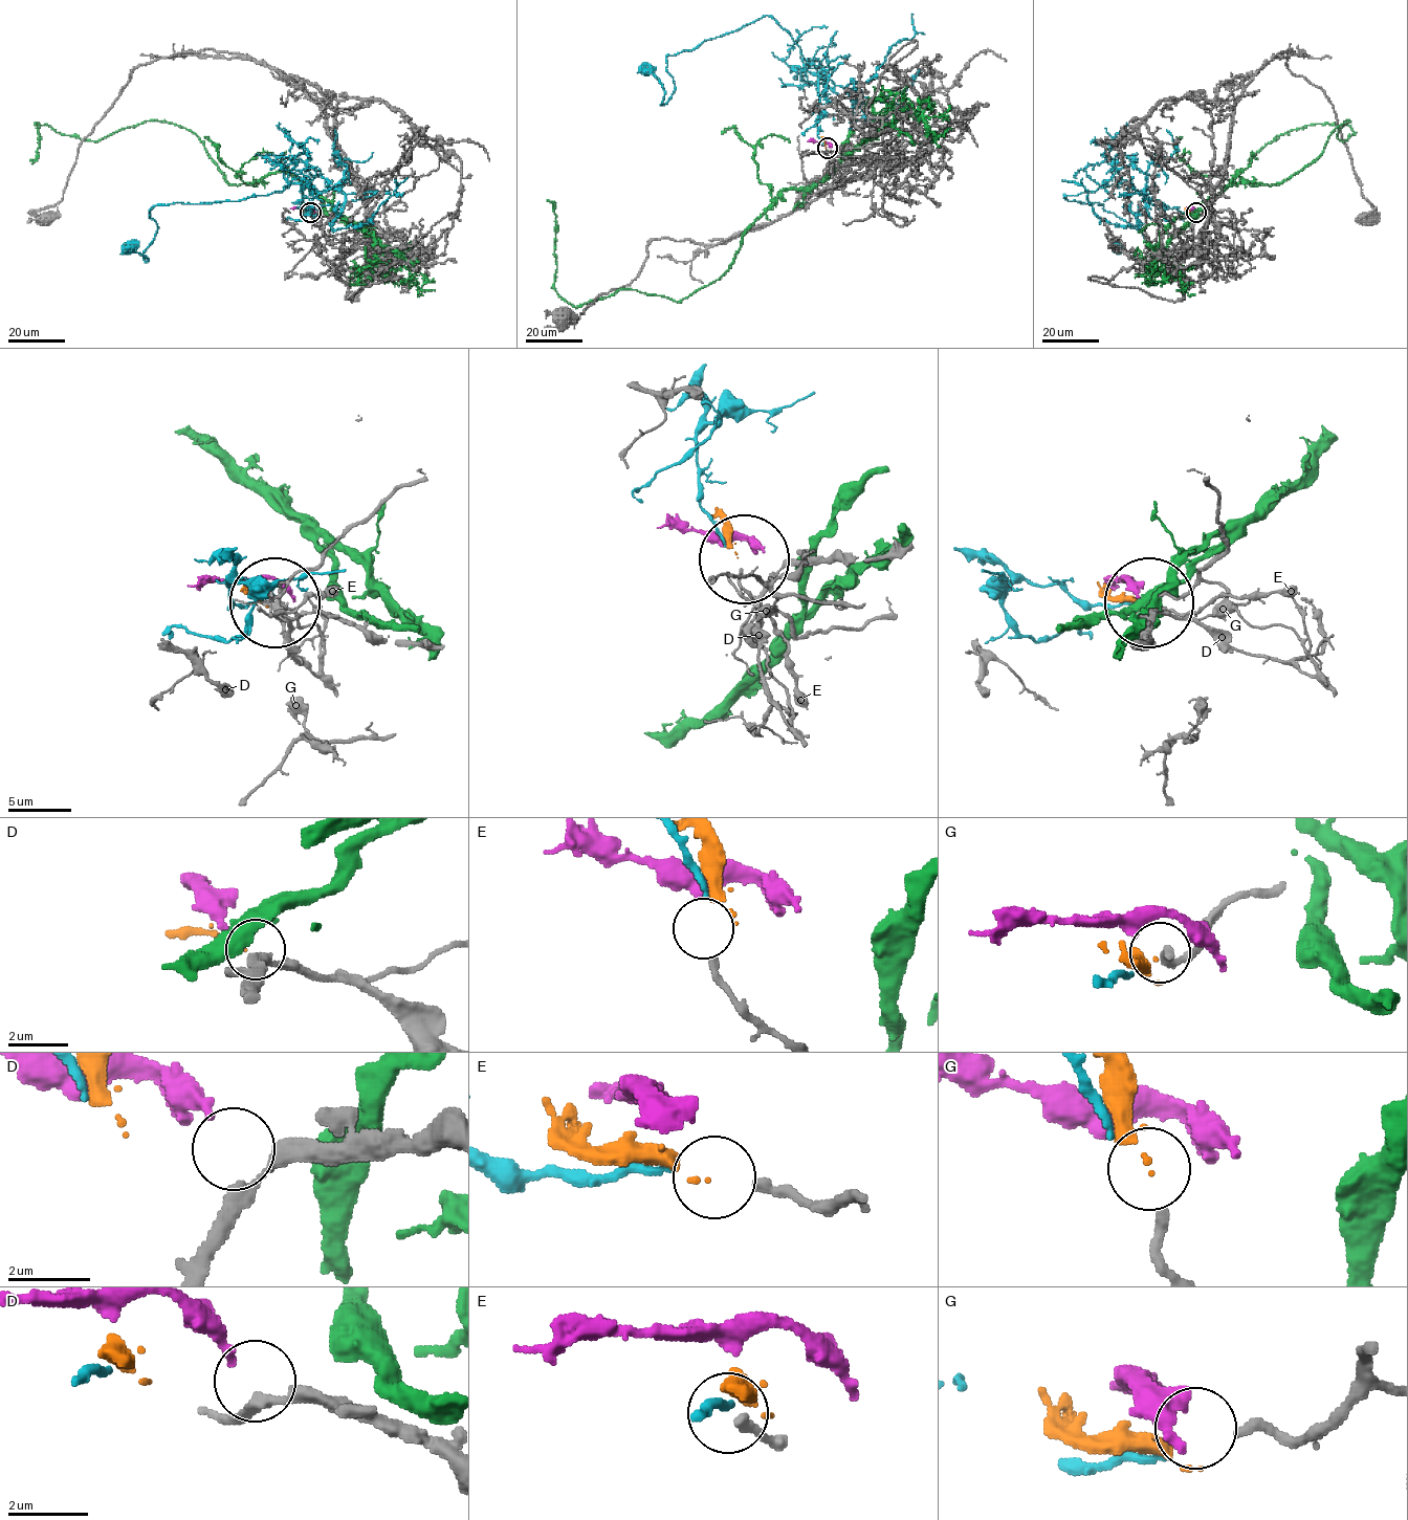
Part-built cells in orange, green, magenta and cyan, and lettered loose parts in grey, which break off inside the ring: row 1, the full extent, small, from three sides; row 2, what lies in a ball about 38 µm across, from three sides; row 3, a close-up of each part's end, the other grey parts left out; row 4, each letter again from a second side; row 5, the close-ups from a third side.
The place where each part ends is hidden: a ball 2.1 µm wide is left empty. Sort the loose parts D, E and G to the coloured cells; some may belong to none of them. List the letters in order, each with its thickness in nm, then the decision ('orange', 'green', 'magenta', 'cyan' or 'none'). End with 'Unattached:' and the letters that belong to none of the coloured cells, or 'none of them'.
D: calibre 320 nm; magenta
E: calibre 280 nm; cyan
G: calibre 280 nm; none
Unattached: G

